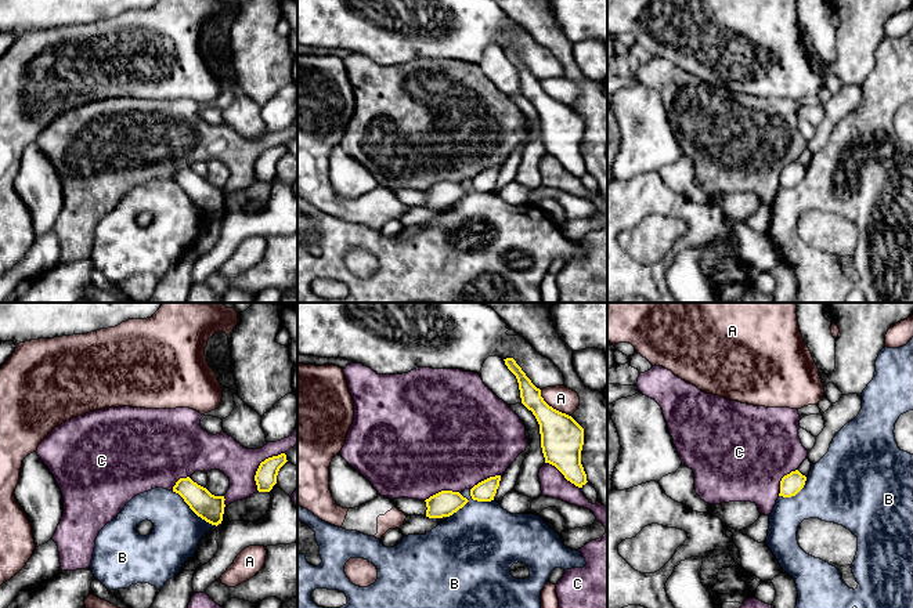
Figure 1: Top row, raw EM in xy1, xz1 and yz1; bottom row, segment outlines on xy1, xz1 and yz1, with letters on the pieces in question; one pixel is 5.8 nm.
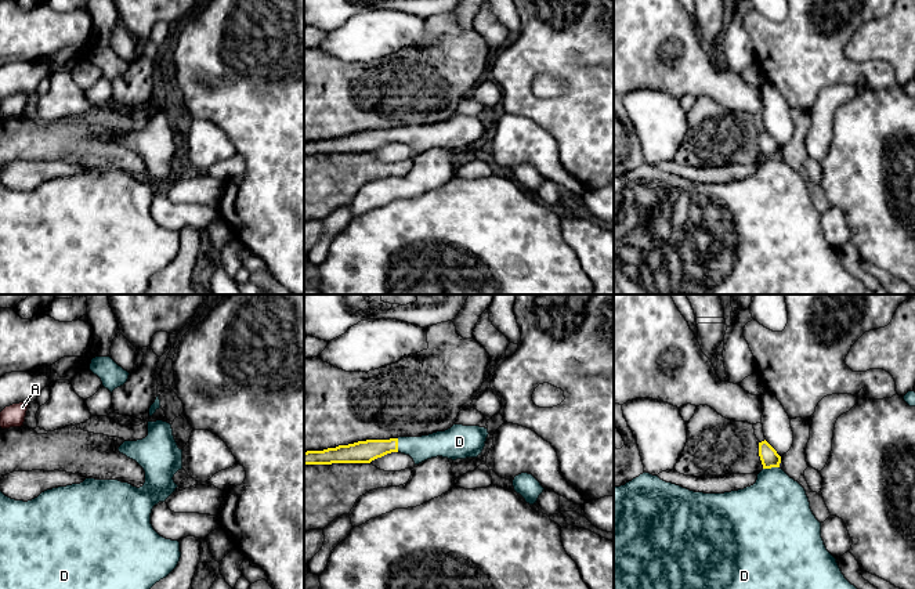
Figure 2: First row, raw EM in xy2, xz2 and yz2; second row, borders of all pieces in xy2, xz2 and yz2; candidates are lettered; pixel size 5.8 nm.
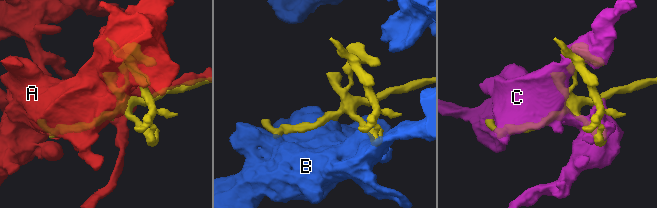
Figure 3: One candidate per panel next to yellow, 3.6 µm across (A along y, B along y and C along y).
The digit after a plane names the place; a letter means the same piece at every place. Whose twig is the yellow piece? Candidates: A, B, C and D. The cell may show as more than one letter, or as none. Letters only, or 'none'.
D

